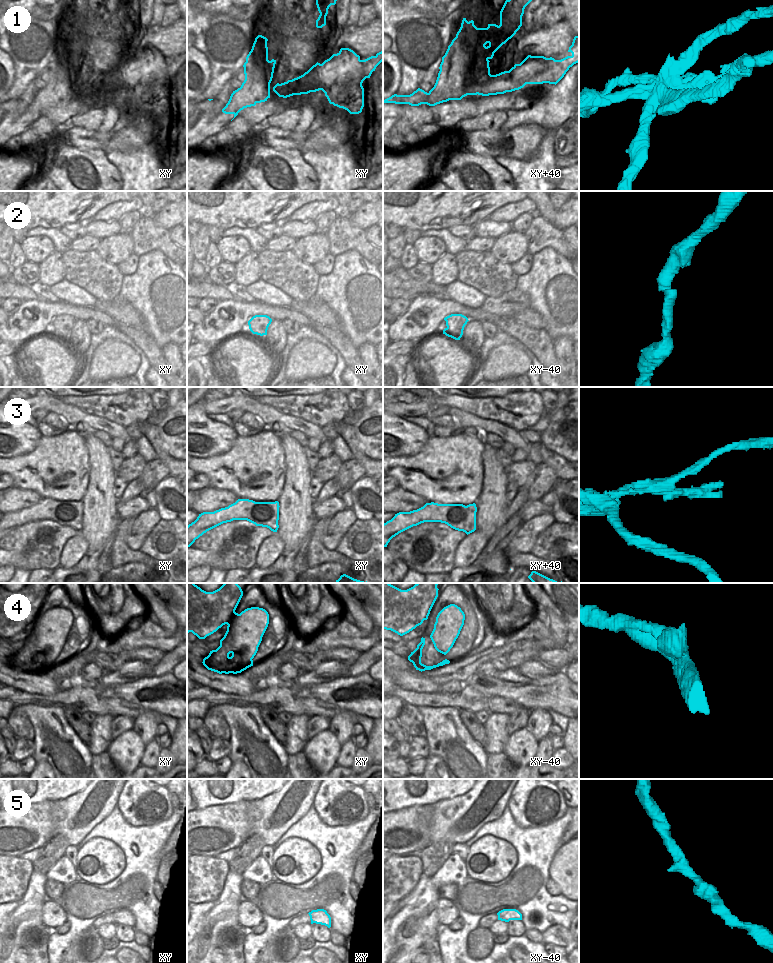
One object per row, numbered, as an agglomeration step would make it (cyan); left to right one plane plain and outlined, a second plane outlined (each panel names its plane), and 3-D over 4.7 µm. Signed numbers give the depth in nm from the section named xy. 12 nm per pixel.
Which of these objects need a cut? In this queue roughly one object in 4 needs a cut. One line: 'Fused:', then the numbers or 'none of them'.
Fused: 1, 3

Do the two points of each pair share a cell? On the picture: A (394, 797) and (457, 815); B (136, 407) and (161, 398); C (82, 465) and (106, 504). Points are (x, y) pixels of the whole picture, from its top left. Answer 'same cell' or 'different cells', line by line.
A: different cells
B: different cells
C: different cells

